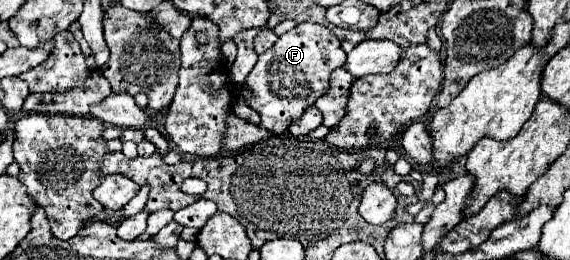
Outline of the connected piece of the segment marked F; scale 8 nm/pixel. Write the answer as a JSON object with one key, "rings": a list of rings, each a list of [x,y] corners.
{"rings":[[[301,23],[281,35],[269,51],[259,55],[257,65],[245,79],[245,85],[255,95],[247,105],[261,115],[261,127],[279,135],[287,131],[293,119],[299,119],[305,107],[313,105],[315,99],[329,89],[331,71],[341,67],[345,59],[347,55],[341,43],[337,43],[337,37],[327,27],[319,23]]]}

